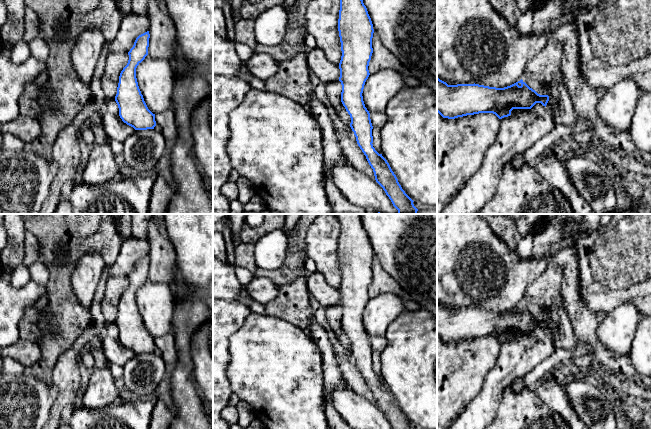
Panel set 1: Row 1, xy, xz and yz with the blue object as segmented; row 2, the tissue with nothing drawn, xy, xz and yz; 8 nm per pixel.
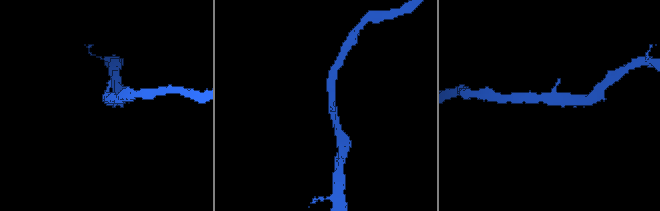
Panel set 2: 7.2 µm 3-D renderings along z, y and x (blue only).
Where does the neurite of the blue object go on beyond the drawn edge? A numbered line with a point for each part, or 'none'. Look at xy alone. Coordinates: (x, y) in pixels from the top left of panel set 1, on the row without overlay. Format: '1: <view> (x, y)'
none

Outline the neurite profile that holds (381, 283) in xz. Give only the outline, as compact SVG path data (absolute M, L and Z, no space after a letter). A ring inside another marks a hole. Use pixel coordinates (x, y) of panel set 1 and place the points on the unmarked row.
M375 256L372 262L372 272L373 277L368 290L370 298L374 298L380 294L393 293L404 301L409 300L407 293L400 287L398 282L383 269Z

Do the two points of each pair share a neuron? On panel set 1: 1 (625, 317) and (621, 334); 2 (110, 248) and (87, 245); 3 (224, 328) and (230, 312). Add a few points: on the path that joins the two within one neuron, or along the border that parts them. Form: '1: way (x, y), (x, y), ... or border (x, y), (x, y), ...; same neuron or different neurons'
1: way (622, 321), (621, 330); same neuron
2: way (104, 243), (93, 243); same neuron
3: way (224, 324), (224, 319), (227, 316); same neuron

